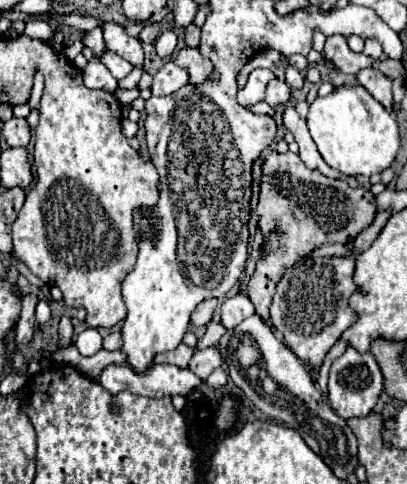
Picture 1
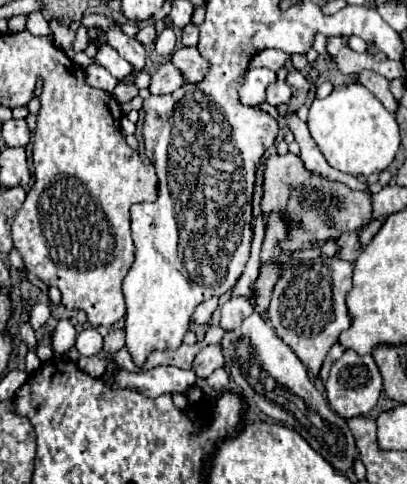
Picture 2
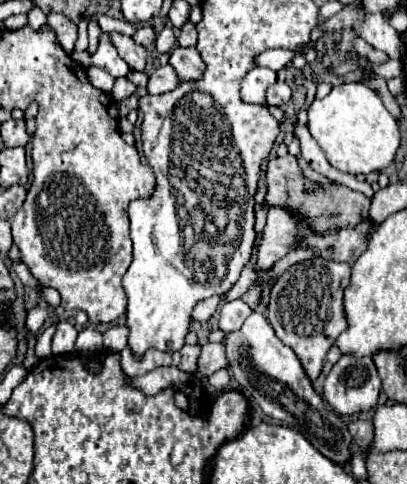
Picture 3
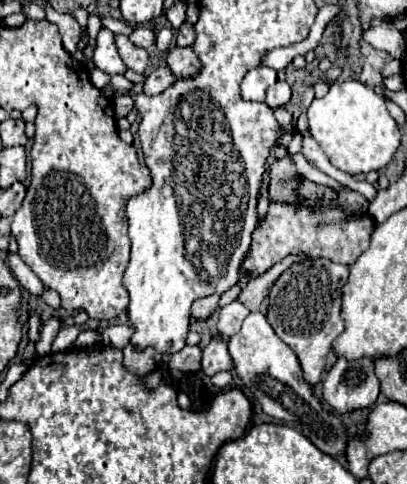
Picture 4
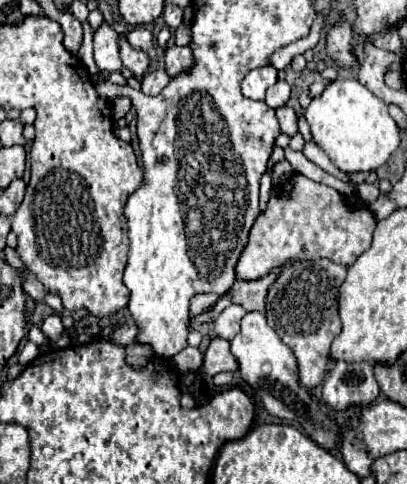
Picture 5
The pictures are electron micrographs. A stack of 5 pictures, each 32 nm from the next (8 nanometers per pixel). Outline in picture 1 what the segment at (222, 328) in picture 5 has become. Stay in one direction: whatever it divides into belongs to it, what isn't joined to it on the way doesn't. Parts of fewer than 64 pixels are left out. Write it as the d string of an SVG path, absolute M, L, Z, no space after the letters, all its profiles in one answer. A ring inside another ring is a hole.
M234 292L222 302L222 324L226 328L236 328L244 318L252 314L254 314L254 304L244 294Z

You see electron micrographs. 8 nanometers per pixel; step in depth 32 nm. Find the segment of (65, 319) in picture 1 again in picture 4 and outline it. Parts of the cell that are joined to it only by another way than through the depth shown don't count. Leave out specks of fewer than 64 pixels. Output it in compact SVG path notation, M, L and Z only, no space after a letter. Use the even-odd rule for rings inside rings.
M62 322L60 330L58 330L58 336L54 338L52 342L52 352L70 352L74 348L74 342L76 342L76 336L78 336L78 328L76 326L68 326Z

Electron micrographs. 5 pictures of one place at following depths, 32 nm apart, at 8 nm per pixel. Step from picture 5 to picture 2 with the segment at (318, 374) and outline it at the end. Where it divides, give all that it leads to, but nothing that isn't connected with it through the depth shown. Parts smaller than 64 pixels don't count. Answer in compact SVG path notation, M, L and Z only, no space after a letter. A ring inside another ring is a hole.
M316 258L294 262L276 282L268 320L272 322L278 338L284 340L302 360L310 376L318 376L324 356L332 344L338 342L338 336L352 324L352 316L346 306L346 296L352 290L352 270L354 264L348 260Z

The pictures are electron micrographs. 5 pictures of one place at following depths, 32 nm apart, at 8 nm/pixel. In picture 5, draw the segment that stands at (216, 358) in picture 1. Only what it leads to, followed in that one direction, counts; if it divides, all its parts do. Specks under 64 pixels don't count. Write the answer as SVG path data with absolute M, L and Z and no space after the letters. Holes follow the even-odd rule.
M214 338L204 352L206 374L214 376L218 372L234 372L236 368L238 368L238 364L230 352L230 342L222 340L222 338Z

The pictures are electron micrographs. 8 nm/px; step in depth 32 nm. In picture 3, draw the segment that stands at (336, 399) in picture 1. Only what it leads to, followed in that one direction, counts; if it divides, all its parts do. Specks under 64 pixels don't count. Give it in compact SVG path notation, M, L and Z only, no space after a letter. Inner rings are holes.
M344 354L332 366L328 378L324 380L324 398L340 416L352 416L352 414L358 414L358 412L372 410L378 402L380 390L382 390L382 382L380 382L376 364L370 356L356 358L352 354Z

